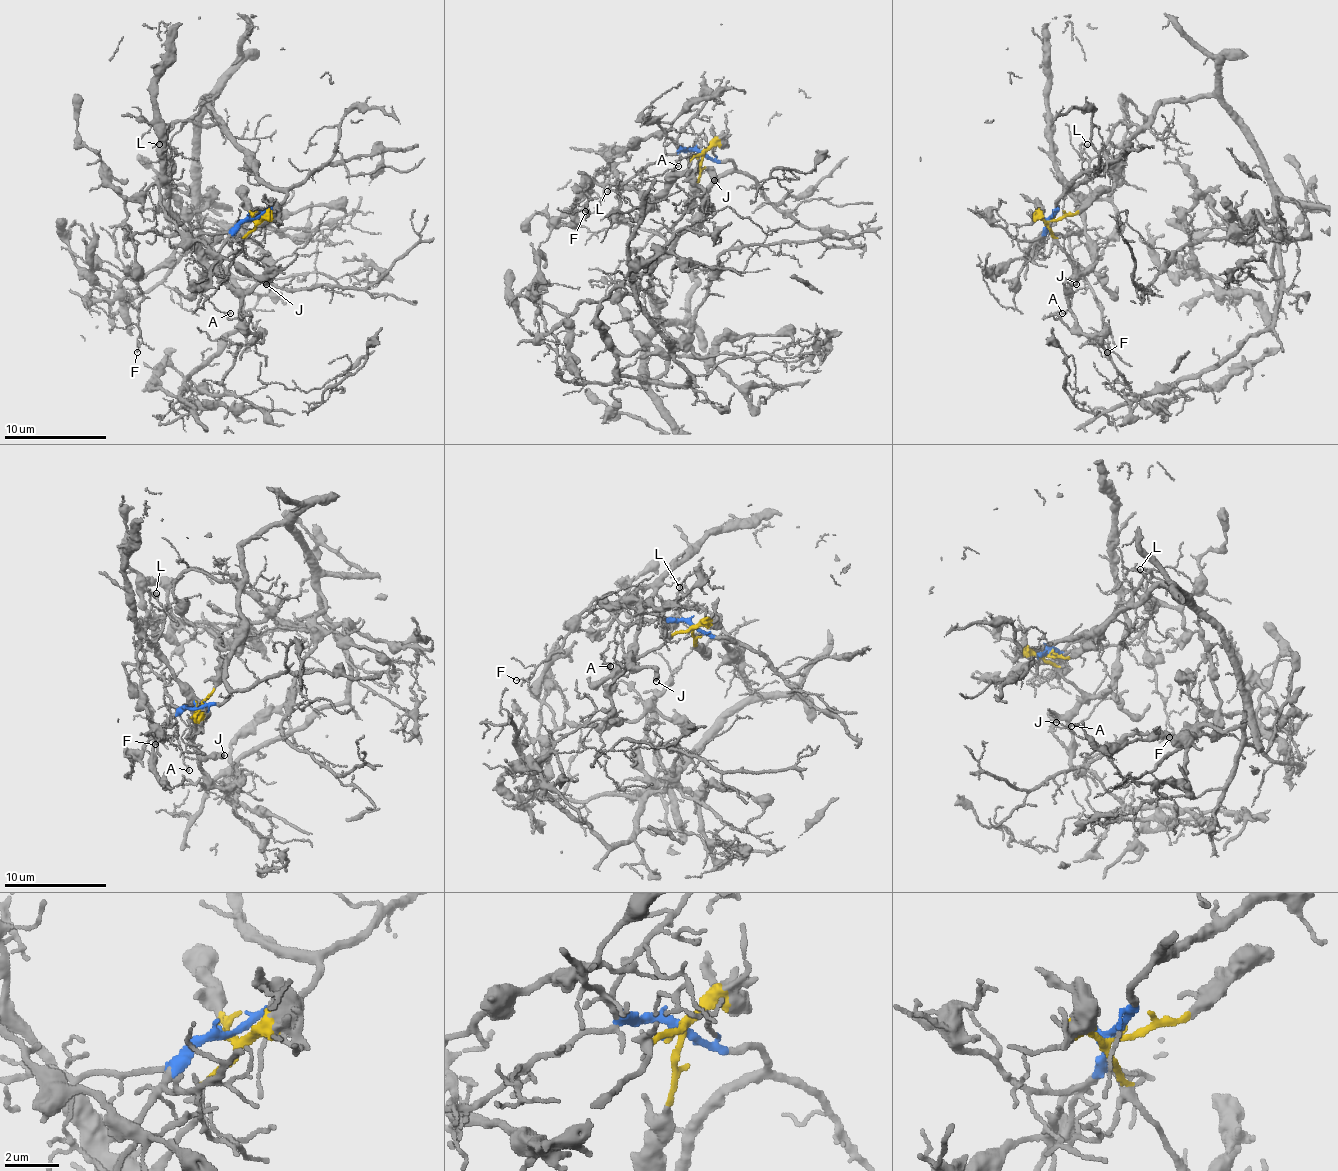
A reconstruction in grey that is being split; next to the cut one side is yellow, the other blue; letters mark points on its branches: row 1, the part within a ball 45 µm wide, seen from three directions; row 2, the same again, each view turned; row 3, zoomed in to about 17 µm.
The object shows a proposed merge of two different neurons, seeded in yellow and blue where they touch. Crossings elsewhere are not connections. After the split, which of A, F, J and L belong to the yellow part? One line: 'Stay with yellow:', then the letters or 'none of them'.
Stay with yellow: J

